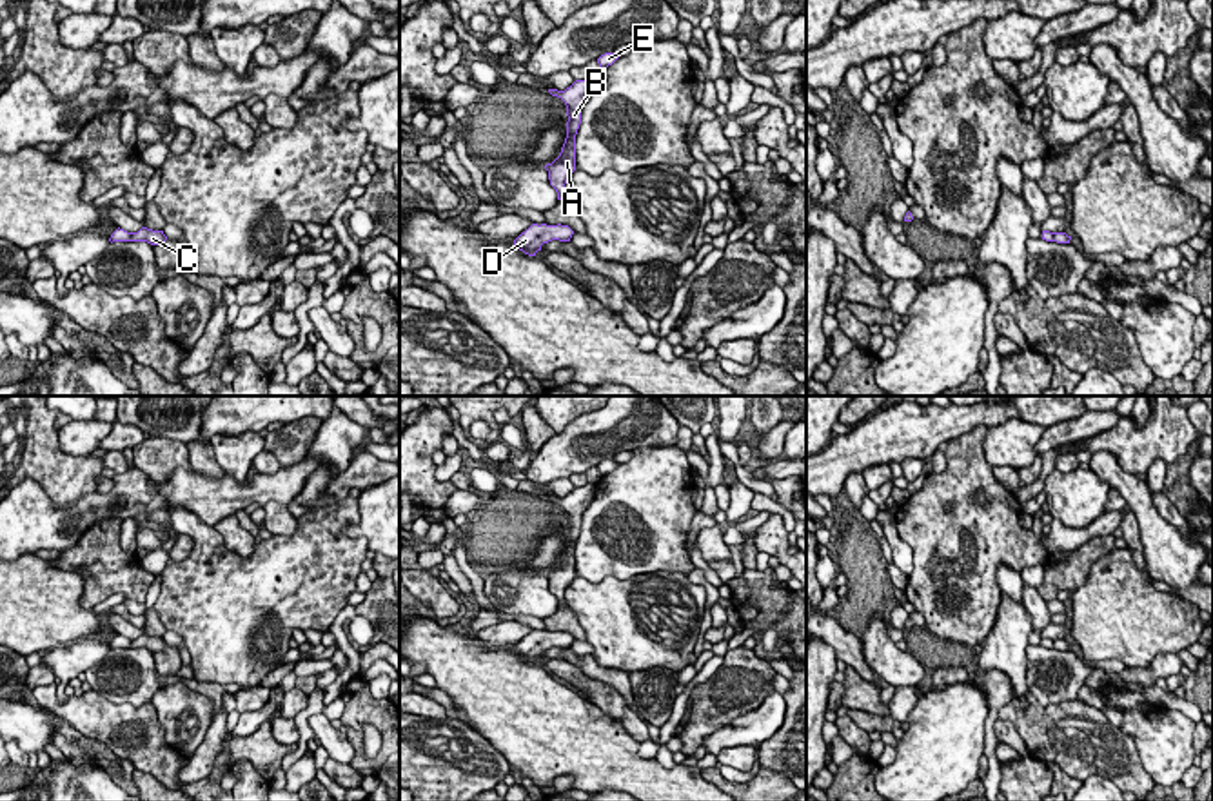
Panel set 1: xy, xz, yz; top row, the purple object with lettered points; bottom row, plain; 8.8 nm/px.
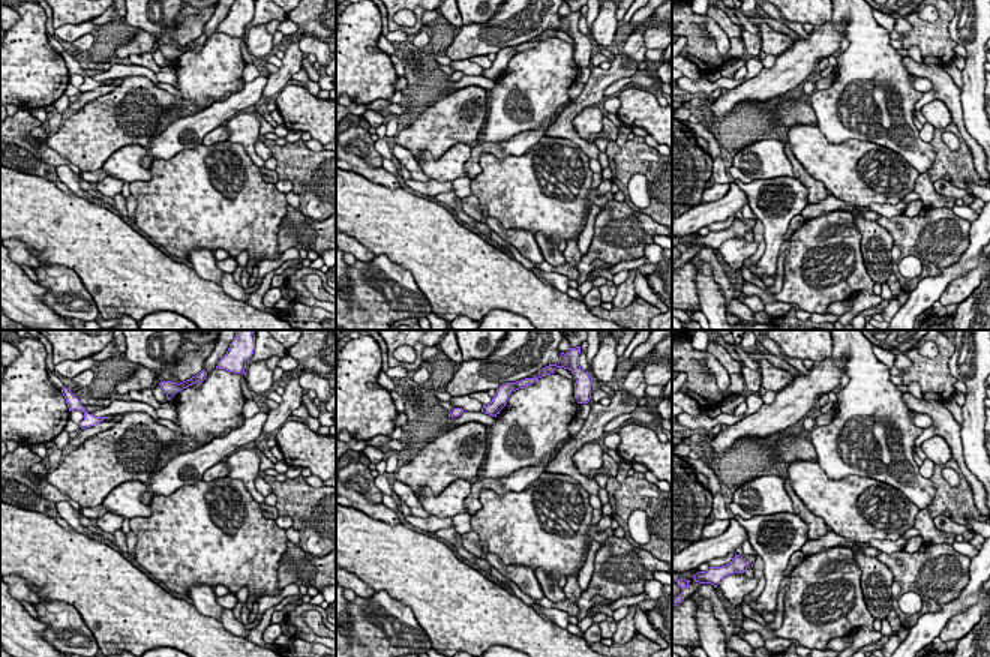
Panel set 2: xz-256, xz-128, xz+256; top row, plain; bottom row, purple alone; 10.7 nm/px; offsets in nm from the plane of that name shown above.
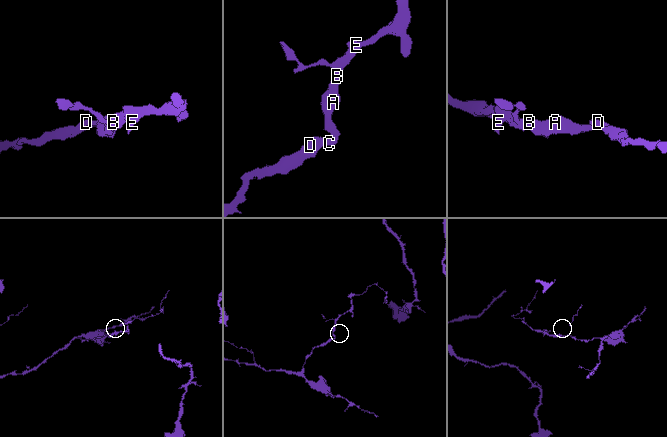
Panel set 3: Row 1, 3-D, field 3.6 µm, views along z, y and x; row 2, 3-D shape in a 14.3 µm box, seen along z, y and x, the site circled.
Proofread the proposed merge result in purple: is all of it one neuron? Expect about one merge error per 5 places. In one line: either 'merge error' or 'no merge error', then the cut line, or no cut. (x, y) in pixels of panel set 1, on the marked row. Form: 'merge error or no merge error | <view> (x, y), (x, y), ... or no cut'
no merge error | no cut

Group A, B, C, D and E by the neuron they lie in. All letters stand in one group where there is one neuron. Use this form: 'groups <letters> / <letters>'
groups A B C D E

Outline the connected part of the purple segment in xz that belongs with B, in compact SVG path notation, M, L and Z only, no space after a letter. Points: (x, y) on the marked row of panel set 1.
M587 76L585 80L576 80L565 91L548 89L552 96L557 96L567 105L567 138L561 147L559 156L547 163L545 169L548 171L550 185L557 193L557 200L565 200L565 183L568 176L576 171L576 134L581 124L581 109L583 104L594 94L596 76Z

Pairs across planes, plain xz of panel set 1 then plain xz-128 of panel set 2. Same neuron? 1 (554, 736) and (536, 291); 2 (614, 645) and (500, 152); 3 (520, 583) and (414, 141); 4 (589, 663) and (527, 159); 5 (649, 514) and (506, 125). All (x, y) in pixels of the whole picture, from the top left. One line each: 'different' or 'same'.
1: same
2: different
3: different
4: different
5: same

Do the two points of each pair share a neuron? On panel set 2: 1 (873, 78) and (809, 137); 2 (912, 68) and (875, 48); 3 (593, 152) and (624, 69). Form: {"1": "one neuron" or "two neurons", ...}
{"1": "two neurons", "2": "two neurons", "3": "one neuron"}

